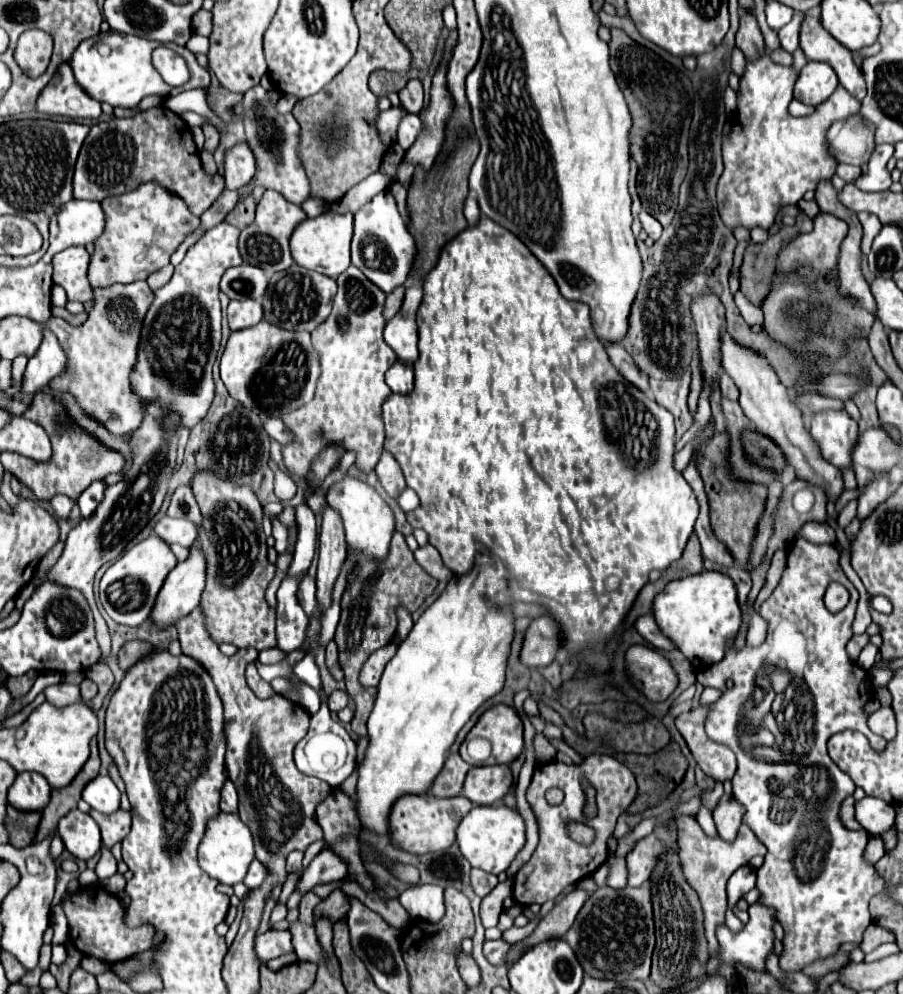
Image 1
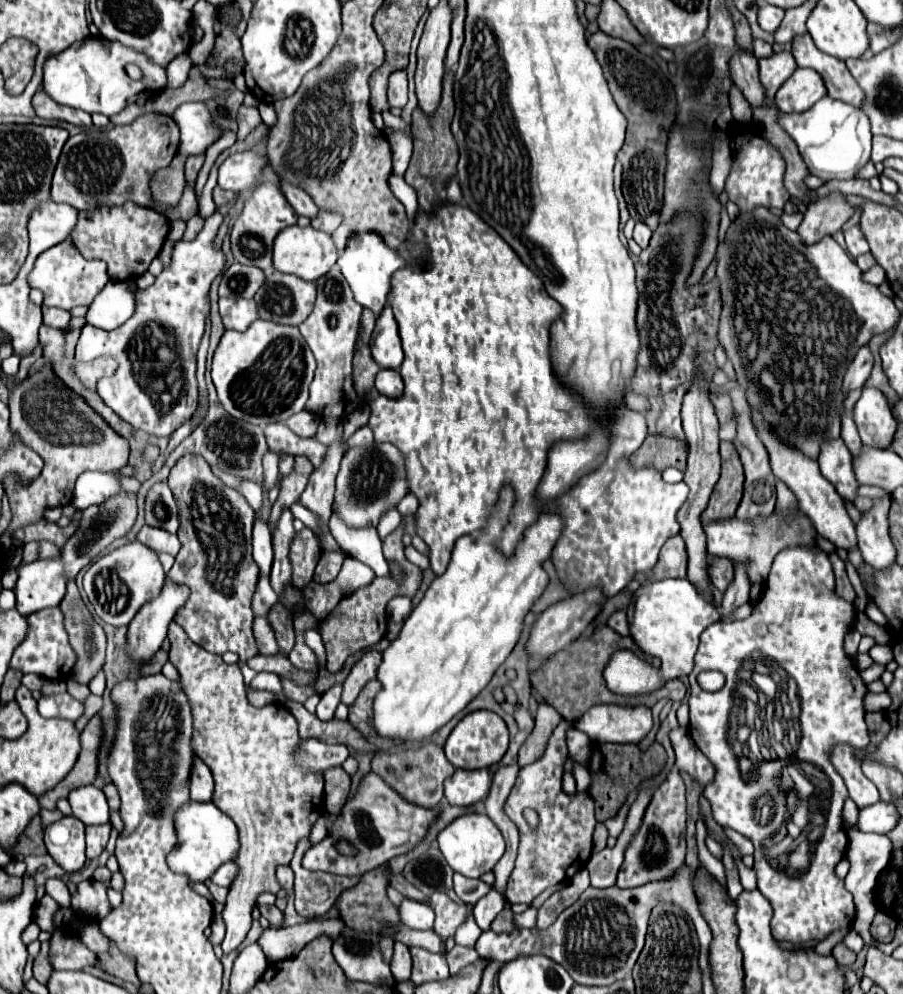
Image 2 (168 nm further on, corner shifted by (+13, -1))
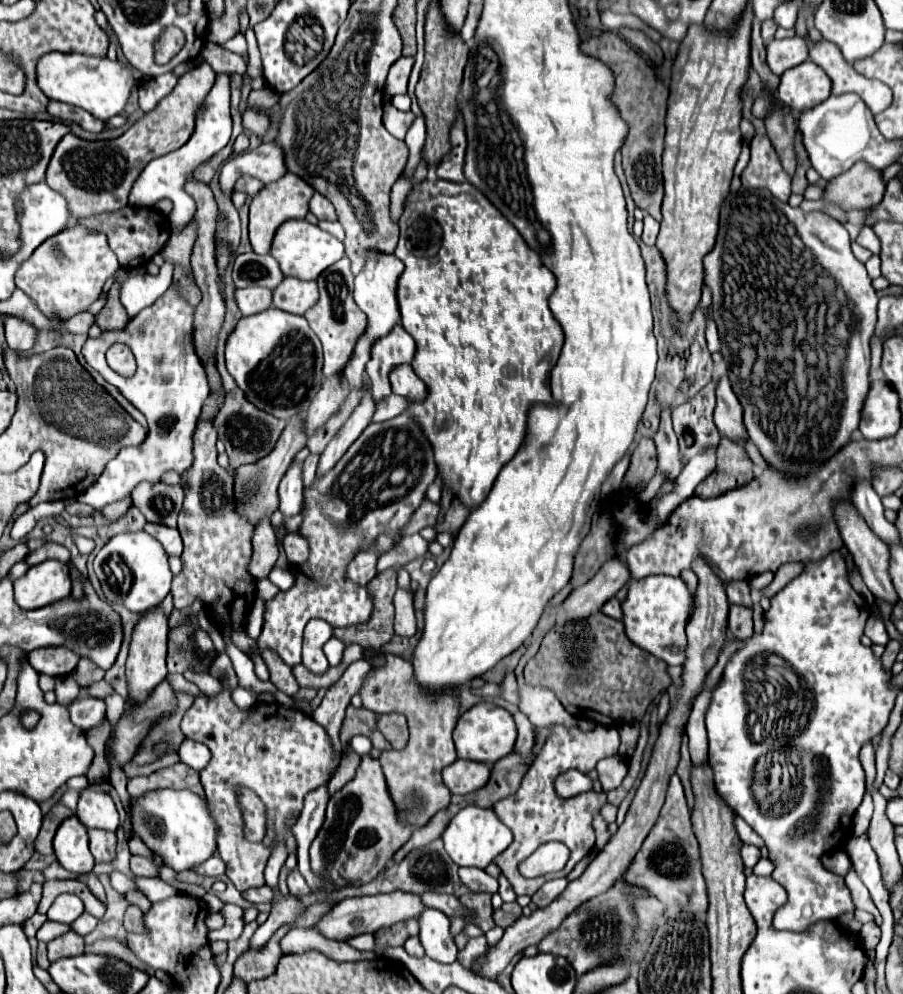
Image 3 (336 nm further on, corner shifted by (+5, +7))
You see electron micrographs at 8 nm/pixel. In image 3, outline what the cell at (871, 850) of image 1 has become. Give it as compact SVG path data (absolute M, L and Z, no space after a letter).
M831 852L831 854L825 854L823 856L823 866L835 874L841 874L845 876L851 868L851 860L845 852Z

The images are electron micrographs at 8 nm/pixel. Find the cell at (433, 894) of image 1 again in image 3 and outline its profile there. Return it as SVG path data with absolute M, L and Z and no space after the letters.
M425 908L419 916L419 938L425 954L443 964L451 964L457 960L457 946L453 942L449 926L449 918L435 908Z

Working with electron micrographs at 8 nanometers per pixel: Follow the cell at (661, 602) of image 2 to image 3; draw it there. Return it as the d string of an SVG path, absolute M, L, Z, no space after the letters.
M647 576L641 580L631 580L627 588L627 598L623 604L623 626L627 638L639 648L649 650L657 658L665 660L669 666L681 666L685 660L685 626L691 610L691 594L681 578L671 576Z

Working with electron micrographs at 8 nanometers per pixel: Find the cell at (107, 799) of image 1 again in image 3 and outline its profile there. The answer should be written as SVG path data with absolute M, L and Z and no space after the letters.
M85 790L79 798L75 816L83 822L87 828L99 828L99 830L111 830L115 832L119 828L119 814L109 794L103 792L91 792Z

